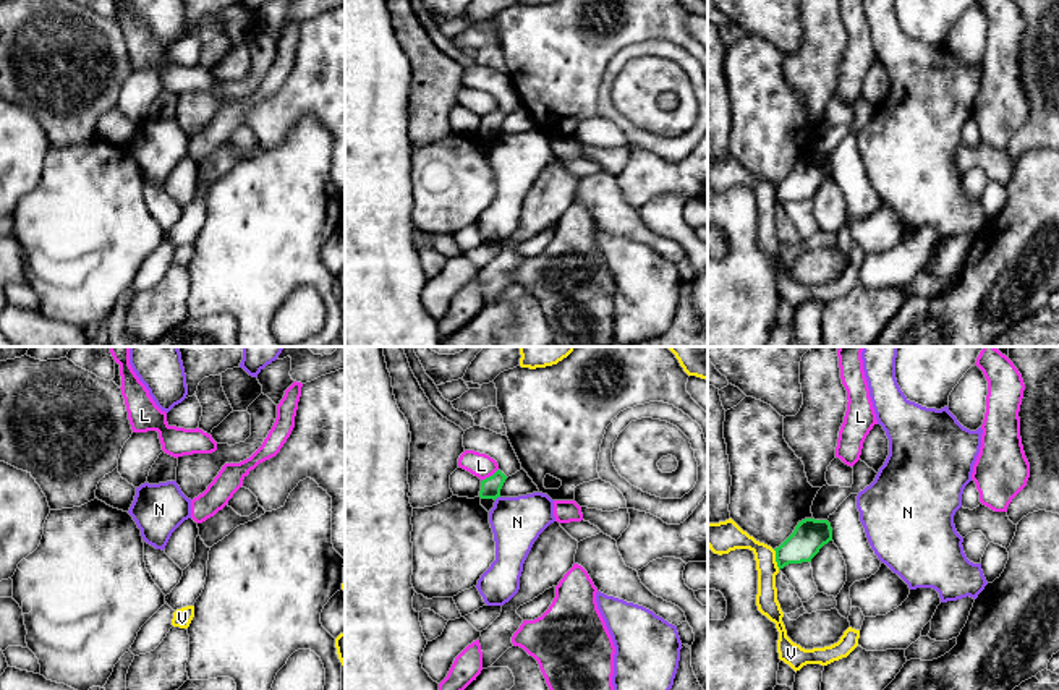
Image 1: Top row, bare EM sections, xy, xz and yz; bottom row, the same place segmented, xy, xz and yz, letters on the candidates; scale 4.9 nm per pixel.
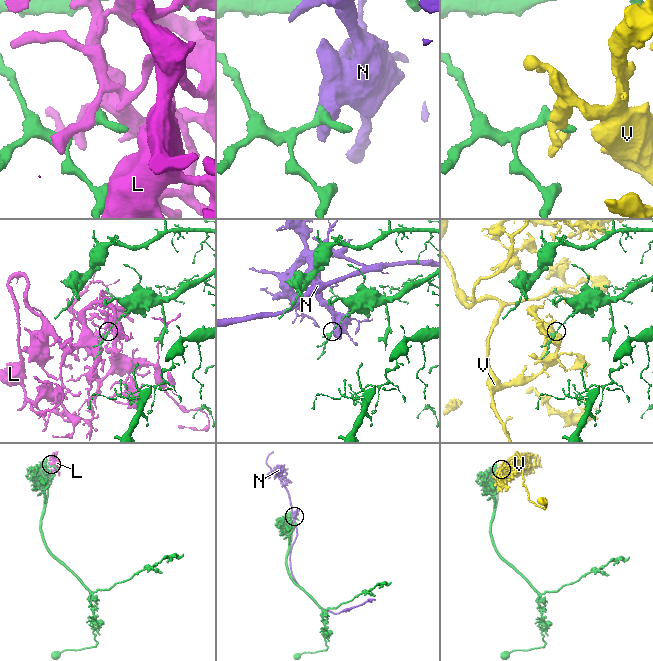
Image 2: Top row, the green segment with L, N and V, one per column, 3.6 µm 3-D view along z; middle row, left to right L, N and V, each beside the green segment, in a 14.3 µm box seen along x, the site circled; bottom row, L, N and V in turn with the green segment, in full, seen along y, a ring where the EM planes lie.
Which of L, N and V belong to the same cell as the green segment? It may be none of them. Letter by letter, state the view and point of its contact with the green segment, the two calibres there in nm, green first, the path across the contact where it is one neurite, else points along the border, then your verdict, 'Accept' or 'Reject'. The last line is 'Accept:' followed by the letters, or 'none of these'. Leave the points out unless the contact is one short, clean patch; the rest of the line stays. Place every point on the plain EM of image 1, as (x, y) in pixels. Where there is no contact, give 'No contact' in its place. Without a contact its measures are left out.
L: Touches green at xz (489, 114). Thickness 100 nm (green) against 120 nm. Reject
N: Touches green at xz (496, 135). Thickness 100 nm (green) against 260 nm. Boundary: xz (499, 133), (494, 136). Reject
V: Touches green at yz (776, 196). Thickness 170 nm (green) against 120 nm. Boundary: yz (773, 187), (779, 206). Reject
Accept: none of these

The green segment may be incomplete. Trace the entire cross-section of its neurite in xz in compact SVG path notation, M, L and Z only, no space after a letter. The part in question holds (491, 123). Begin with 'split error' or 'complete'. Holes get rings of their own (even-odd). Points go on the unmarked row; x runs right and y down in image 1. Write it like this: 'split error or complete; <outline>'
complete; M497 107L492 113L483 117L479 134L494 136L494 138L497 134L500 134L500 126L502 126L505 117L507 117L507 113L500 107Z

